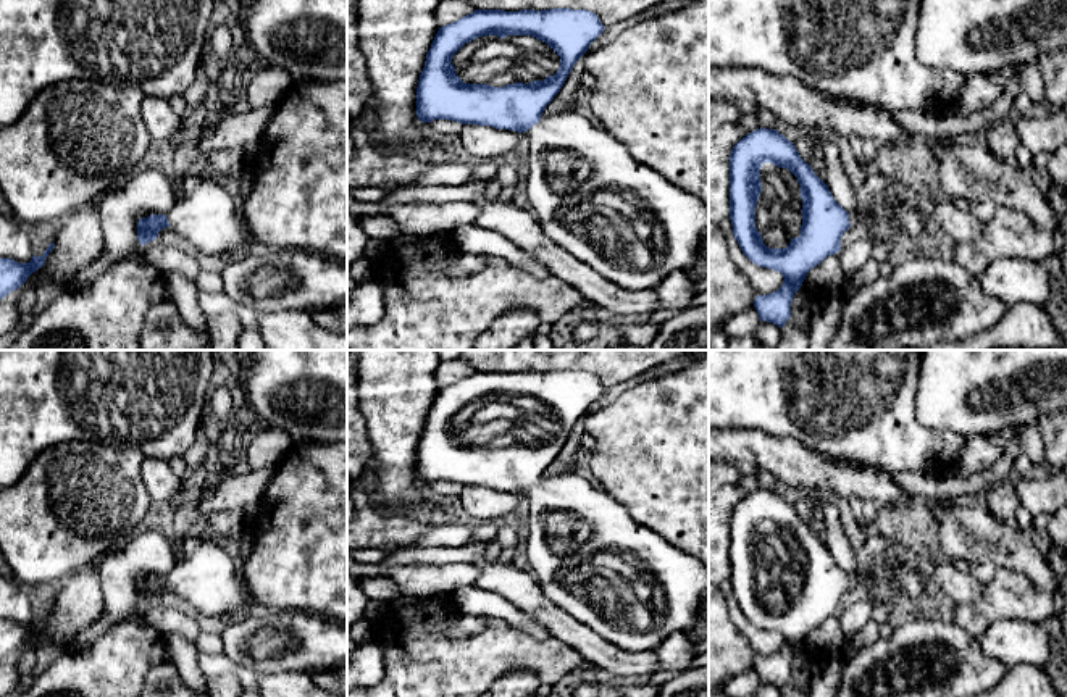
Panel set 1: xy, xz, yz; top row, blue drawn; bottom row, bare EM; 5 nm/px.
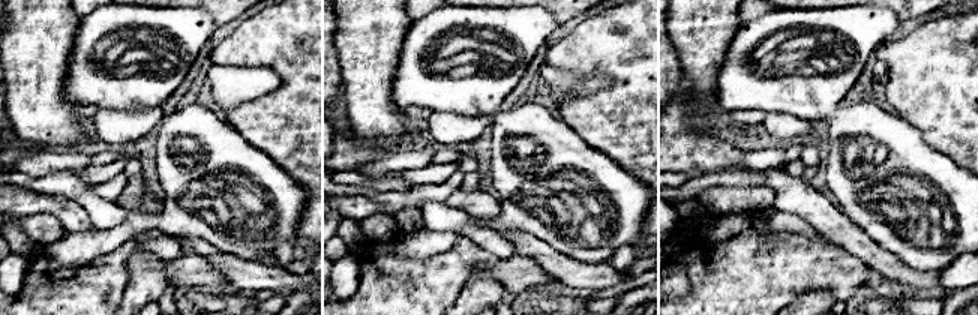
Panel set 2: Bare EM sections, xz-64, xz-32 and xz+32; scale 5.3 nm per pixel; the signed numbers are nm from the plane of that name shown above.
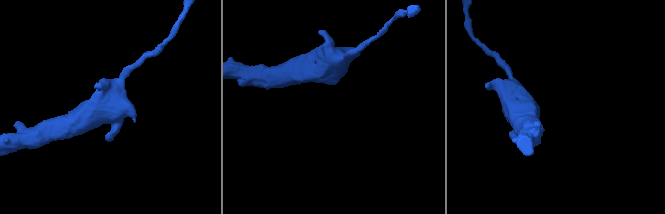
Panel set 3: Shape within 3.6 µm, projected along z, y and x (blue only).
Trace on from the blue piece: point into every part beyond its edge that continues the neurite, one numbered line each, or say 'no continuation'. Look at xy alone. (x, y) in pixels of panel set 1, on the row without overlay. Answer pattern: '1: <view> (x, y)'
1: xy (207, 578)

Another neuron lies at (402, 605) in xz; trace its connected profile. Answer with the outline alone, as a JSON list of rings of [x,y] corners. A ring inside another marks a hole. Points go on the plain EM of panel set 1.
[[[402,595],[391,602],[389,613],[391,618],[399,618],[400,615],[408,615],[418,603],[416,597]]]

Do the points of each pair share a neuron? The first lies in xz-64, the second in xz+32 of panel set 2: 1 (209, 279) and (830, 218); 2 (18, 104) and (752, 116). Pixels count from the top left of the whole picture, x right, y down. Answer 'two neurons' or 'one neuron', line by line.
1: two neurons
2: two neurons

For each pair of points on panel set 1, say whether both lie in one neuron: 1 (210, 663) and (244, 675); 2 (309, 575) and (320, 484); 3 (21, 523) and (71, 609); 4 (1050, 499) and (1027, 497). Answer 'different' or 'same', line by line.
1: same
2: same
3: different
4: same

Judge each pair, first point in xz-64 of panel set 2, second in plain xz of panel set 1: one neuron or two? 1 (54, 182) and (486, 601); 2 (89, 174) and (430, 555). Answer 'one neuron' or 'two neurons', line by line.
1: one neuron
2: one neuron

